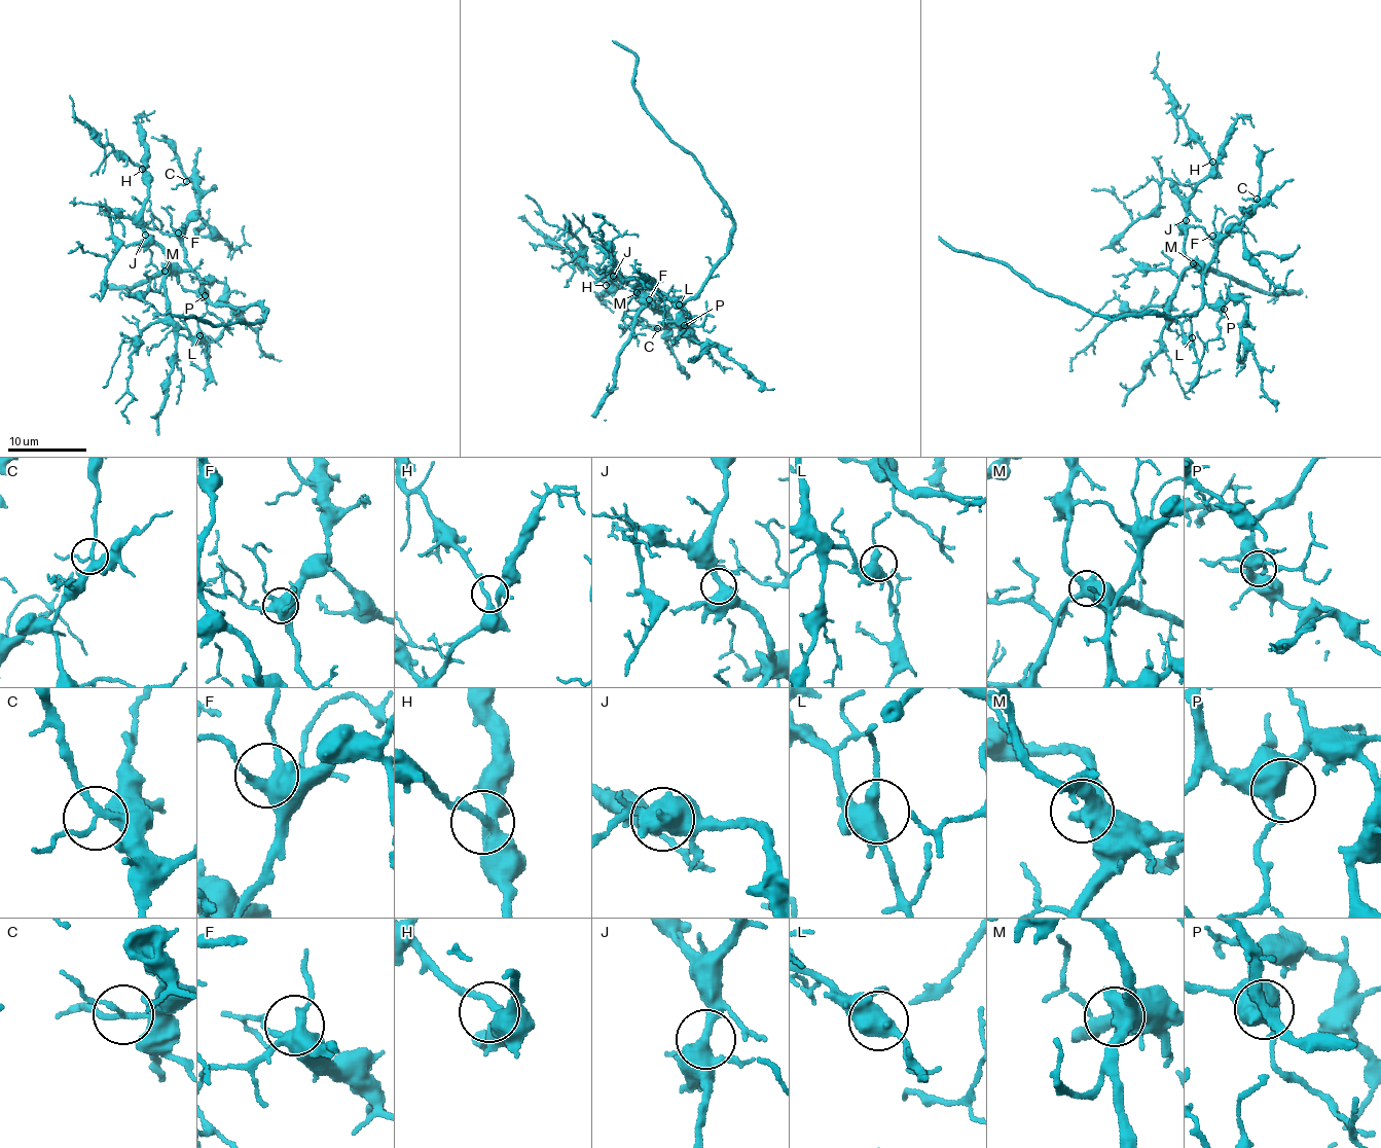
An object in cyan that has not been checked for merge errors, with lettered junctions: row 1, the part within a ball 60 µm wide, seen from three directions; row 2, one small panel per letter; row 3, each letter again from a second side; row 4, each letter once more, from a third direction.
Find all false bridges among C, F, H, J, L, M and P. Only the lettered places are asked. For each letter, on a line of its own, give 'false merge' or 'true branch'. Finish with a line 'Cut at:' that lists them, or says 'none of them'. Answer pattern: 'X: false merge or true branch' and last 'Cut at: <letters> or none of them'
C: true branch
F: true branch
H: true branch
J: true branch
L: true branch
M: true branch
P: true branch
Cut at: none of them

